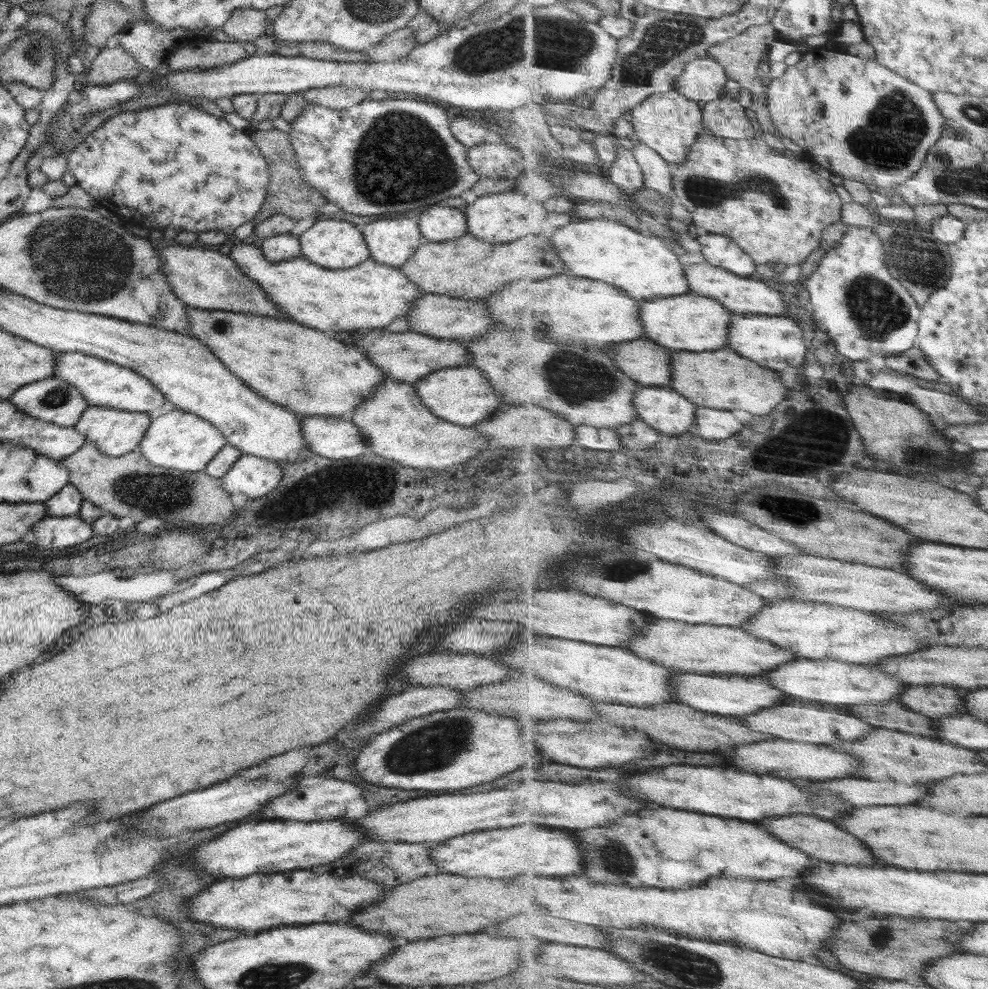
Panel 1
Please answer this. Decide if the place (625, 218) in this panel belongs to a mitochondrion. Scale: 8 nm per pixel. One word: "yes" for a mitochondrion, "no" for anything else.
no

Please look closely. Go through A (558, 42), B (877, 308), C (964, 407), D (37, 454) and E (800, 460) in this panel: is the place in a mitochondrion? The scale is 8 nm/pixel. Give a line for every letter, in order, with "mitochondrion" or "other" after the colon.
A: mitochondrion
B: mitochondrion
C: other
D: other
E: mitochondrion

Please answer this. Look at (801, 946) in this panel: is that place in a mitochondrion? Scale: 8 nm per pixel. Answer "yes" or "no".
no

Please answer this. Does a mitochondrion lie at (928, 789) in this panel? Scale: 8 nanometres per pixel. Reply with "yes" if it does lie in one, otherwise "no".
no

